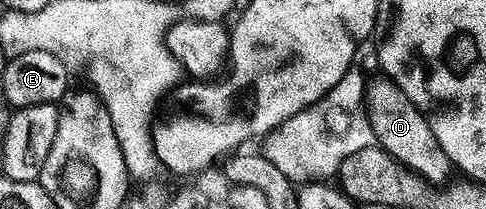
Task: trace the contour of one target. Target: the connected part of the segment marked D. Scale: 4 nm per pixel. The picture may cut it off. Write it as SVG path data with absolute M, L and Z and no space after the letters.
M379 74L367 81L367 117L375 135L375 144L384 148L394 160L400 160L428 185L443 186L452 179L453 165L445 150L441 150L427 116L420 108L413 106L405 90L401 90L394 80L388 80L386 75Z

